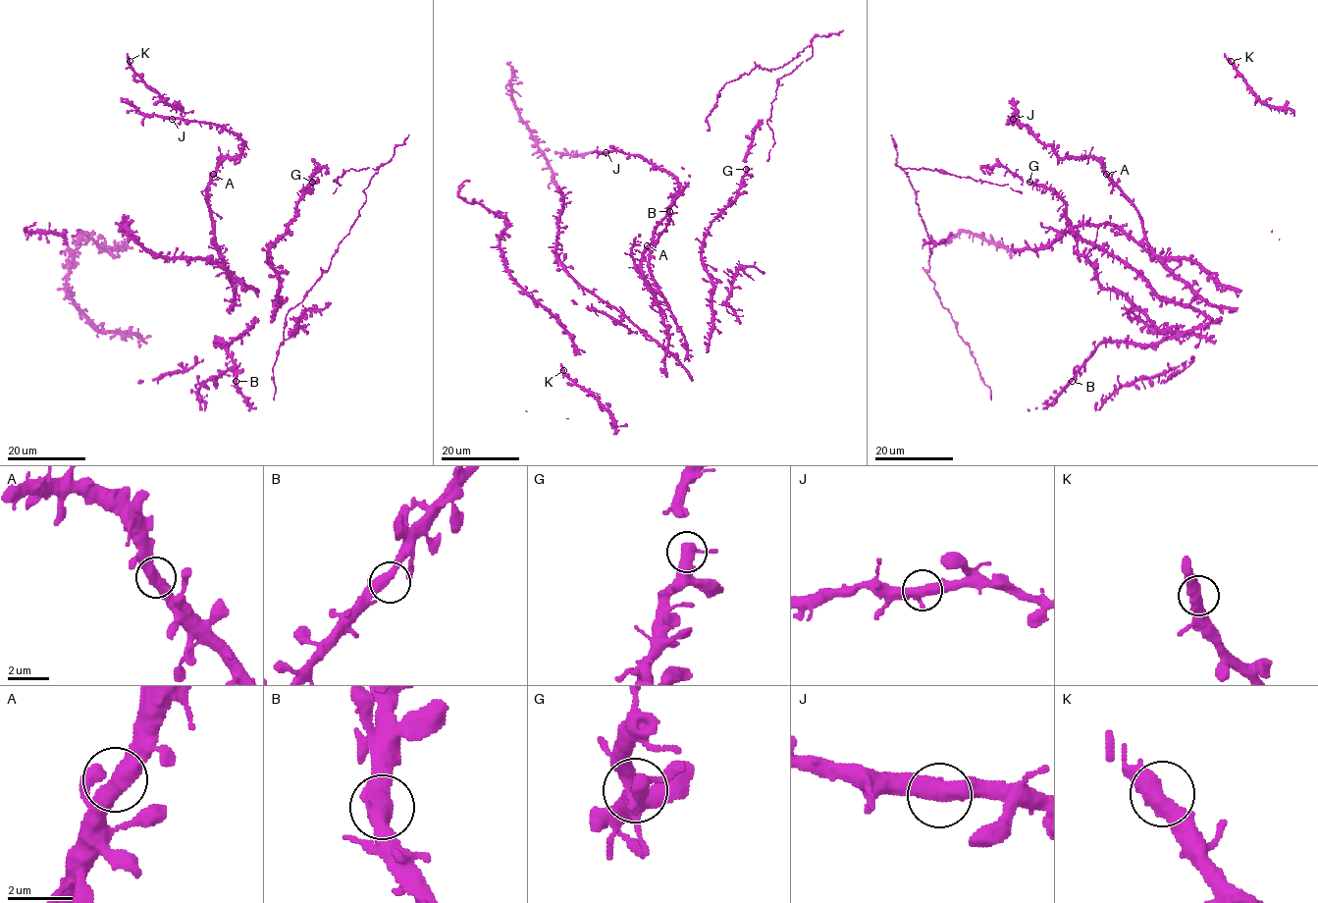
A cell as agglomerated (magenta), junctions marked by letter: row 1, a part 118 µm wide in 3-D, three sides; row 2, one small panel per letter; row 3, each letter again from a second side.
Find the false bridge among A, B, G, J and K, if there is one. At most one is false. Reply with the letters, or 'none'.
none

